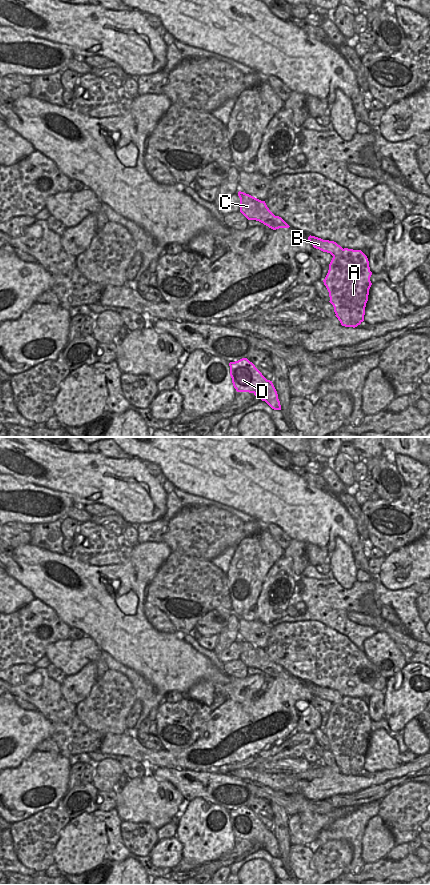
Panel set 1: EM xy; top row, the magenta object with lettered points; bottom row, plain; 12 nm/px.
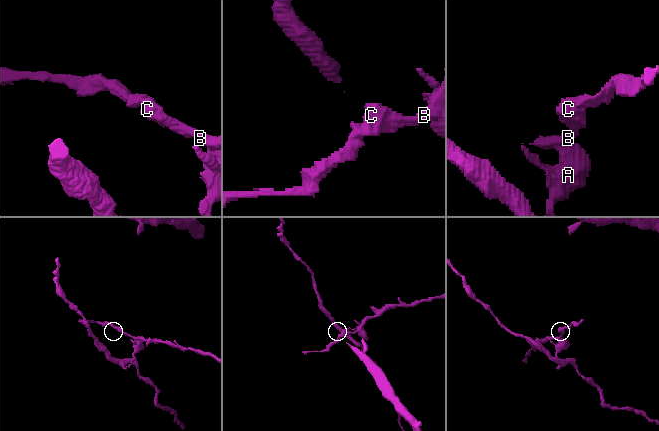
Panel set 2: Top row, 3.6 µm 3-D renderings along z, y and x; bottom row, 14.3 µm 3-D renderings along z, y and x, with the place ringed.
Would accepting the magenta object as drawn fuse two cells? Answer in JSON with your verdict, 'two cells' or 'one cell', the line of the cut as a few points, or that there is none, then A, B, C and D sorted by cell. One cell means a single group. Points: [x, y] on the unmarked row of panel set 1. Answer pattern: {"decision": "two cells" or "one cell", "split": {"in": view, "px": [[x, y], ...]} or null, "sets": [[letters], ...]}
{"decision": "two cells", "split": {"in": "xy", "px": [[343, 697], [333, 704]]}, "sets": [["A", "D"], ["B", "C"]]}

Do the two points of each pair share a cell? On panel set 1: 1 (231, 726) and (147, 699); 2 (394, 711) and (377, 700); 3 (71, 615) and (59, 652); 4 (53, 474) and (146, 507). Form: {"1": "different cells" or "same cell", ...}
{"1": "different cells", "2": "different cells", "3": "different cells", "4": "same cell"}

